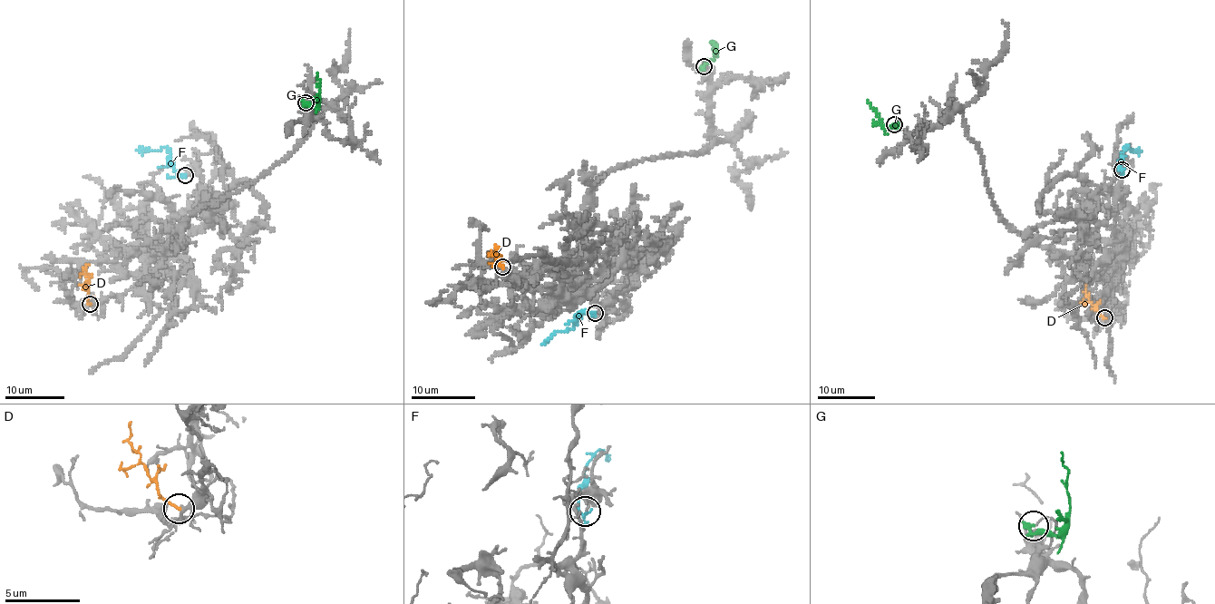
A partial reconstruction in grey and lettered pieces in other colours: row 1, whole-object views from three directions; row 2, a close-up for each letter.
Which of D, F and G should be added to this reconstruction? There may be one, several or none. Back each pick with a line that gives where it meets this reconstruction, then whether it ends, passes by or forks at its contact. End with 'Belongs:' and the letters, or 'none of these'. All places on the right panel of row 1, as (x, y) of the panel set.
F: meets grey at (1122, 170); it ends there
Belongs: F

